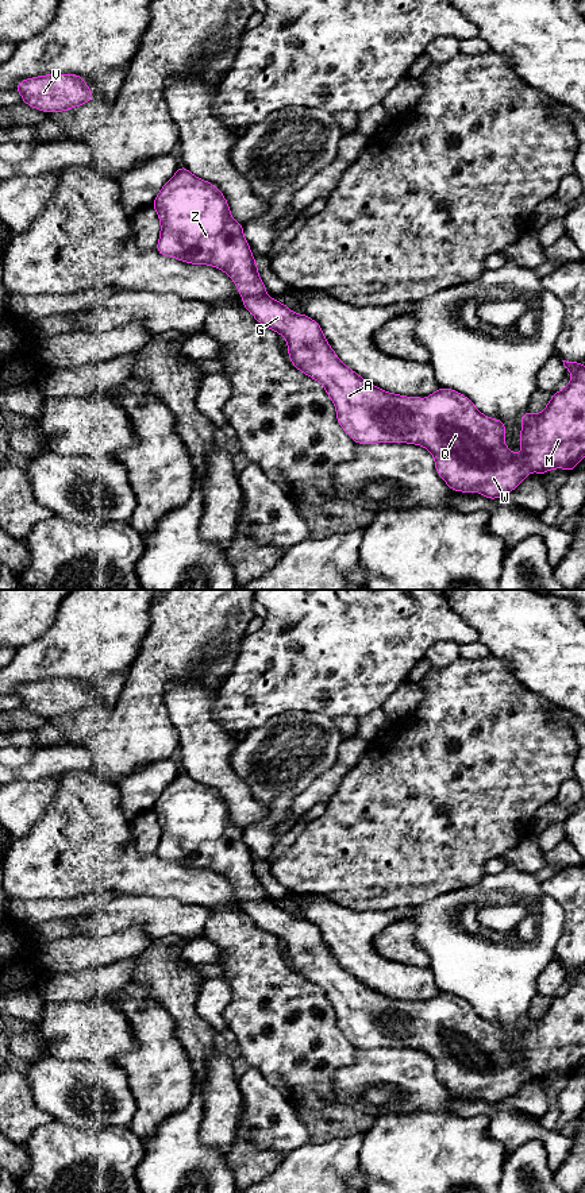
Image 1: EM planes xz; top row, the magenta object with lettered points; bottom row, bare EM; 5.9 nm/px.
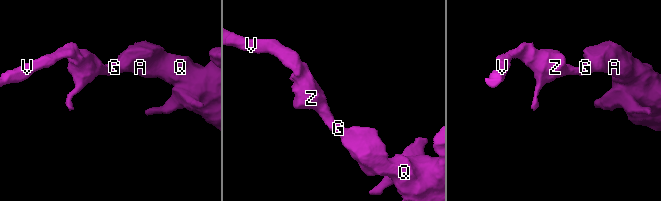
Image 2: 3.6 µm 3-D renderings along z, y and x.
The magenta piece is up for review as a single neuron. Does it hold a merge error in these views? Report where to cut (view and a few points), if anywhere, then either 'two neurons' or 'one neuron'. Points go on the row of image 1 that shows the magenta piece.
no cut; one neuron

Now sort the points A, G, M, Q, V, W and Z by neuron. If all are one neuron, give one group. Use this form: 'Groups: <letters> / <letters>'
Groups: A G M Q V W Z

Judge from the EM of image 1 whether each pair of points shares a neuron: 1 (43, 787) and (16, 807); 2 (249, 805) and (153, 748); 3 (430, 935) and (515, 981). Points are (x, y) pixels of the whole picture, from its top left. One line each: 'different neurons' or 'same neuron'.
1: same neuron
2: different neurons
3: same neuron

